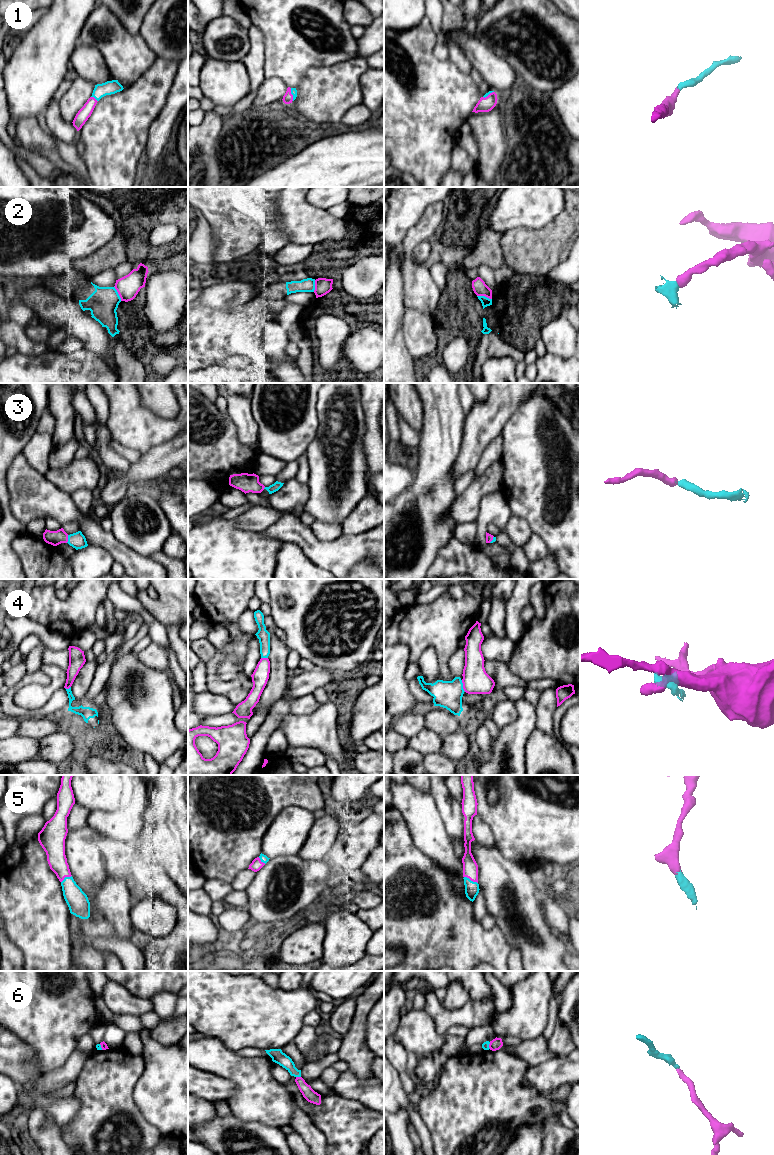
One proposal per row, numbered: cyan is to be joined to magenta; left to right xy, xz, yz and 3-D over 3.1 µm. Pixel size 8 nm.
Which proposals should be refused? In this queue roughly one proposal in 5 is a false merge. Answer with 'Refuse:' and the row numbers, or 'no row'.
Refuse: 2, 4

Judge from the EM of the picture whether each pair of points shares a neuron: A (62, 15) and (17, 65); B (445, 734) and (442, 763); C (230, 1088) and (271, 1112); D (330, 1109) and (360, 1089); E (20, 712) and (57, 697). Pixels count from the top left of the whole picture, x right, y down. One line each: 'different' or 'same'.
A: same
B: same
C: different
D: different
E: same

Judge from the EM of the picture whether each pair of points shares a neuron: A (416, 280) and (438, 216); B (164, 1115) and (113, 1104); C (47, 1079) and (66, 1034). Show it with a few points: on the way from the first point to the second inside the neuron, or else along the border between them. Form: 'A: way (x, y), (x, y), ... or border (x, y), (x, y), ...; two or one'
A: way (408, 264), (408, 245), (422, 231); one
B: border (134, 1087), (135, 1104), (141, 1114), (155, 1127); two
C: border (69, 1057), (62, 1065), (44, 1074); two

